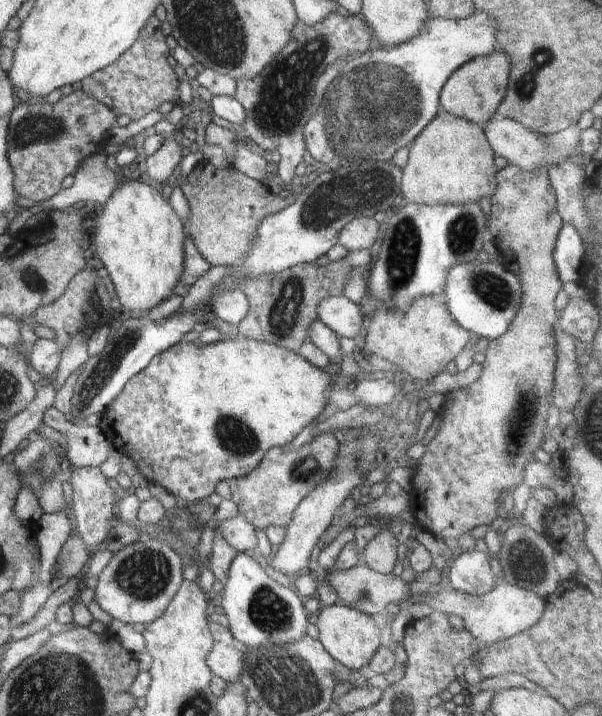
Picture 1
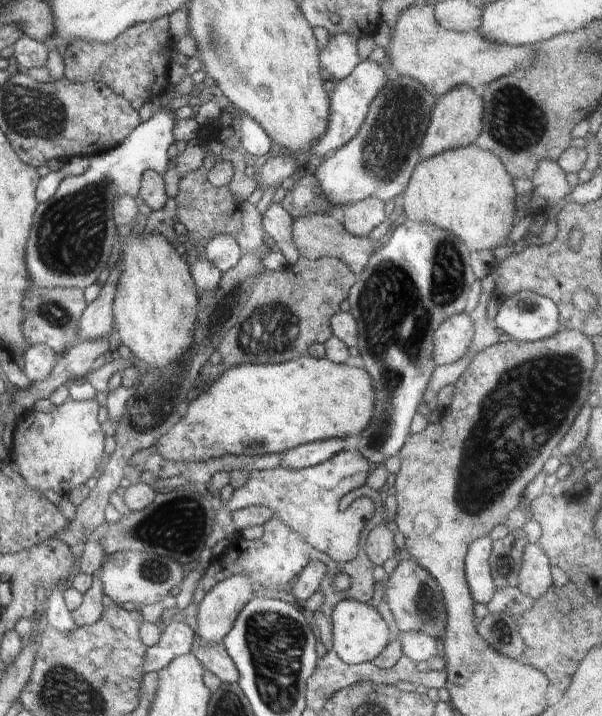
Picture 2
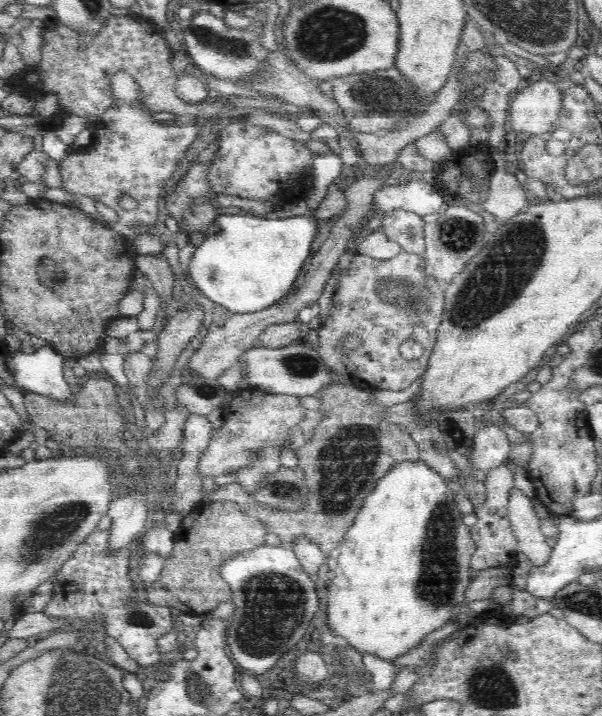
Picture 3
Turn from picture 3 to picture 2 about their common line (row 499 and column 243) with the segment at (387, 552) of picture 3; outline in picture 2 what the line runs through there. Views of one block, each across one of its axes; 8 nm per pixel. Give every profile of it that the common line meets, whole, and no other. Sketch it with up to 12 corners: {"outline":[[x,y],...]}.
{"outline":[[228,368],[158,442],[174,462],[362,434],[364,368]]}

